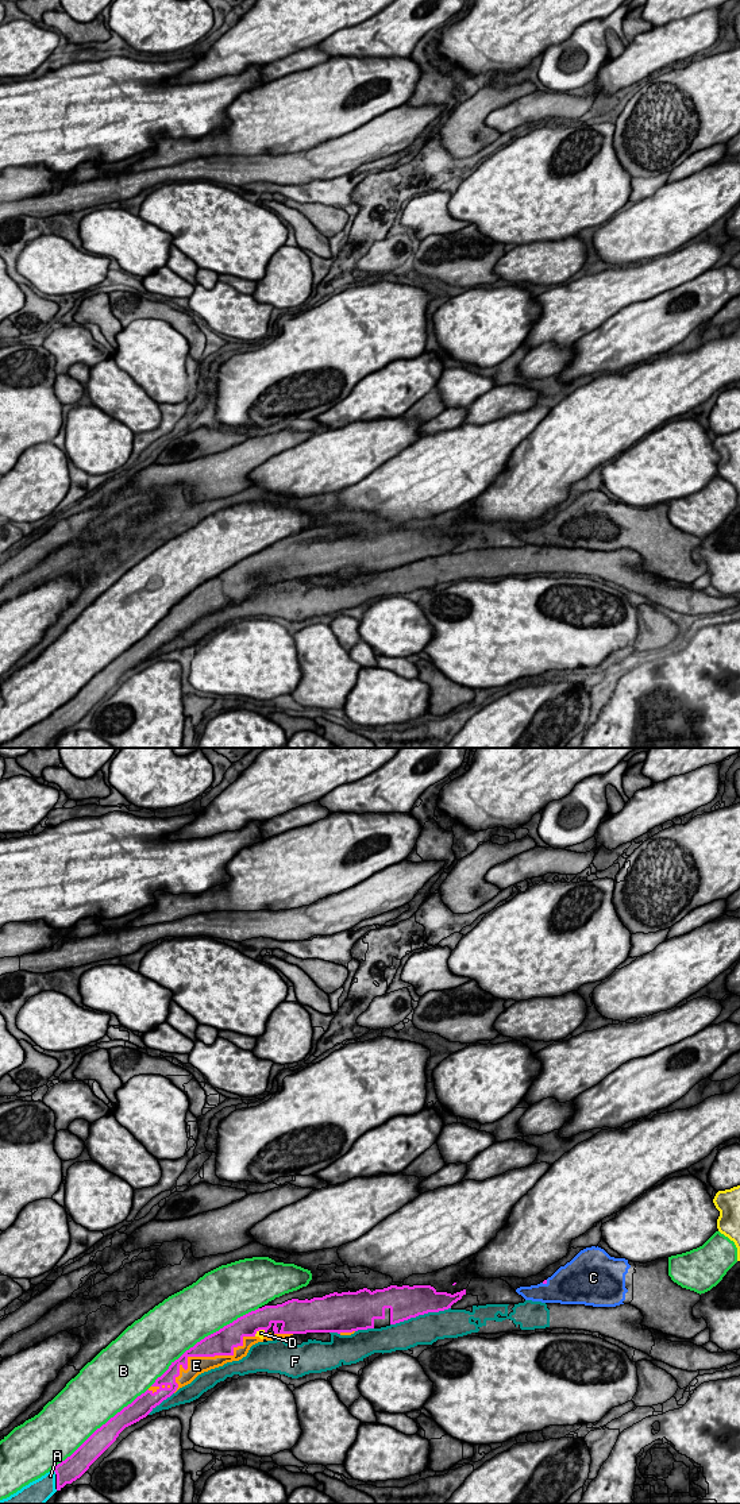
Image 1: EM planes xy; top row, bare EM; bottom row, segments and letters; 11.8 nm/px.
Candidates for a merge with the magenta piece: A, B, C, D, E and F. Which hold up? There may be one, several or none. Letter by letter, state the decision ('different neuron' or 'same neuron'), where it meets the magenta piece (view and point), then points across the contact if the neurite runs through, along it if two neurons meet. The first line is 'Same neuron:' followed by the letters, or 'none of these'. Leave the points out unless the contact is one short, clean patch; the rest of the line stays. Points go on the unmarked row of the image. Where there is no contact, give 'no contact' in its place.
Same neuron: A, C, E
A: same neuron; meets magenta in xy at (54, 714)
B: different neuron; meets magenta in xy at (205, 581)
C: same neuron; meets magenta in xy at (544, 527)
D: different neuron; meets magenta in xy at (259, 573)
E: same neuron; meets magenta in xy at (204, 600)
F: different neuron; meets magenta in xy at (420, 558)

